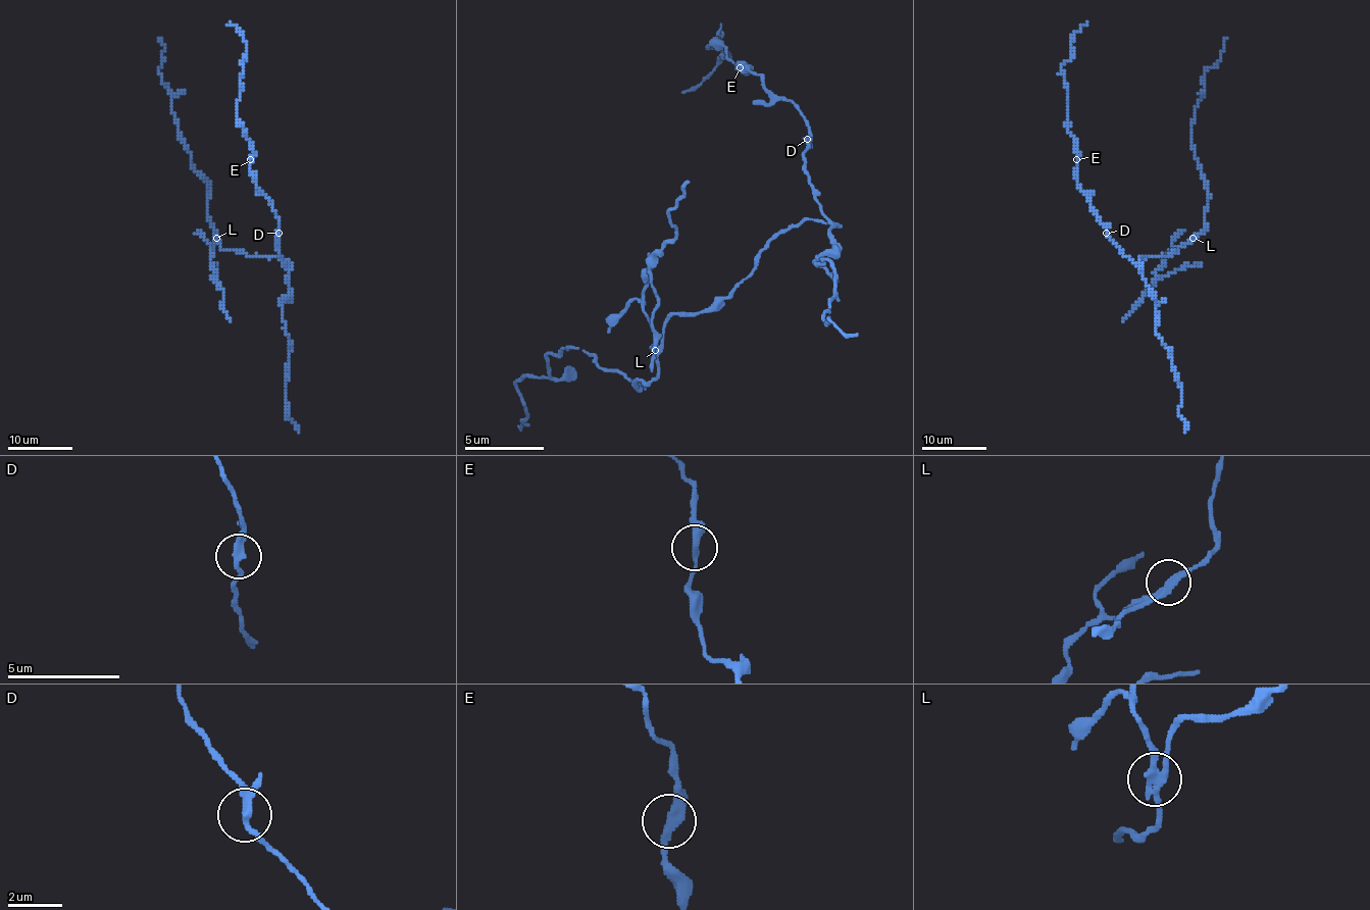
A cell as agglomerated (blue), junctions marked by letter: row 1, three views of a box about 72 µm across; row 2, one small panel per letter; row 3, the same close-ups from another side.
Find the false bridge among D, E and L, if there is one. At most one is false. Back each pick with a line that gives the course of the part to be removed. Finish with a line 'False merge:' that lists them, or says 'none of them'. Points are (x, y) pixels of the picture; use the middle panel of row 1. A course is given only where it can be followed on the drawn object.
L: foreign part runs (656, 349), (645, 301), (645, 277), (652, 258), (676, 234), (668, 214), (688, 179)
False merge: L

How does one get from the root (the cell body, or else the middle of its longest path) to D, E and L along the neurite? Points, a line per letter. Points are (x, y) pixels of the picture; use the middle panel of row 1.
D: (807, 218), (822, 218), (839, 226), (822, 214), (819, 191), (807, 174), (807, 159), (803, 155), (807, 139)
E: (807, 218), (839, 226), (822, 214), (807, 174), (803, 151), (811, 131), (788, 99), (740, 67)
L: (807, 218), (788, 226), (723, 297), (716, 297), (696, 313), (676, 313), (664, 325), (656, 349)

